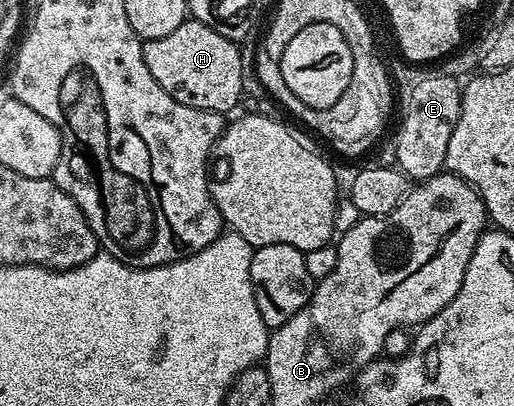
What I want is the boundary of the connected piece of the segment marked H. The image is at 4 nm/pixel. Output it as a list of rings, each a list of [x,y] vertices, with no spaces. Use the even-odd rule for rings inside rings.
[[[189,17],[166,37],[146,40],[143,44],[143,56],[146,74],[153,80],[154,86],[165,89],[165,93],[181,101],[181,105],[220,113],[228,113],[227,111],[236,110],[240,106],[242,73],[239,43],[236,40],[221,37],[217,29],[205,25],[199,19]]]

